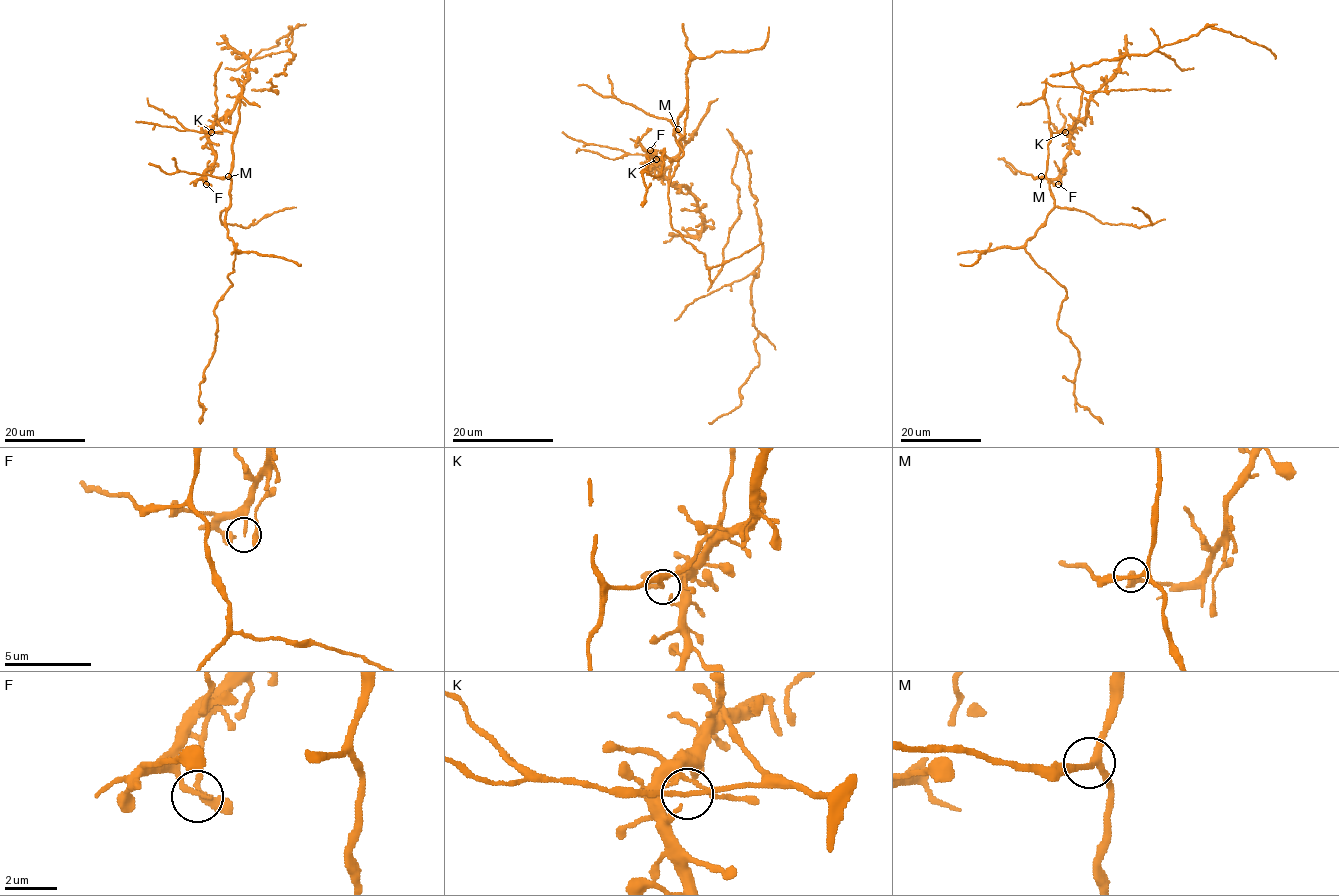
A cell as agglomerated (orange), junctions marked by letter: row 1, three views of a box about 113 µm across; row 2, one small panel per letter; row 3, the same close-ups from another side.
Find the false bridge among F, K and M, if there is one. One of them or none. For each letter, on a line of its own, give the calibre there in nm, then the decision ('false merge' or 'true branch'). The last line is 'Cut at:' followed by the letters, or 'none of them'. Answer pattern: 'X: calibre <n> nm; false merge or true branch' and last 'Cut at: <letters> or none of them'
F: calibre 170 nm; true branch
K: calibre 140 nm; true branch
M: calibre 170 nm; true branch
Cut at: none of them

